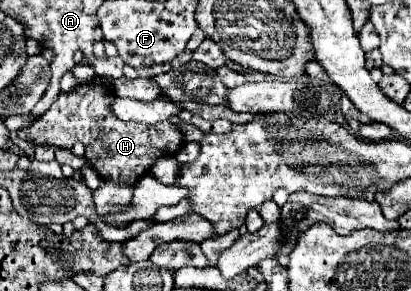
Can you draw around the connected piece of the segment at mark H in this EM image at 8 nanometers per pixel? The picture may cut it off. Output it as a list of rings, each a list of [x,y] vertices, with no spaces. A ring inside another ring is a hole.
[[[94,79],[86,85],[76,87],[70,95],[62,93],[42,117],[32,121],[30,127],[20,129],[18,137],[36,145],[50,145],[62,149],[70,149],[74,141],[80,141],[86,147],[86,159],[90,167],[102,179],[134,185],[138,177],[142,177],[158,157],[168,157],[178,153],[182,149],[184,139],[176,125],[172,125],[170,129],[168,121],[160,125],[120,121],[108,109],[110,99],[114,99],[112,89]]]

